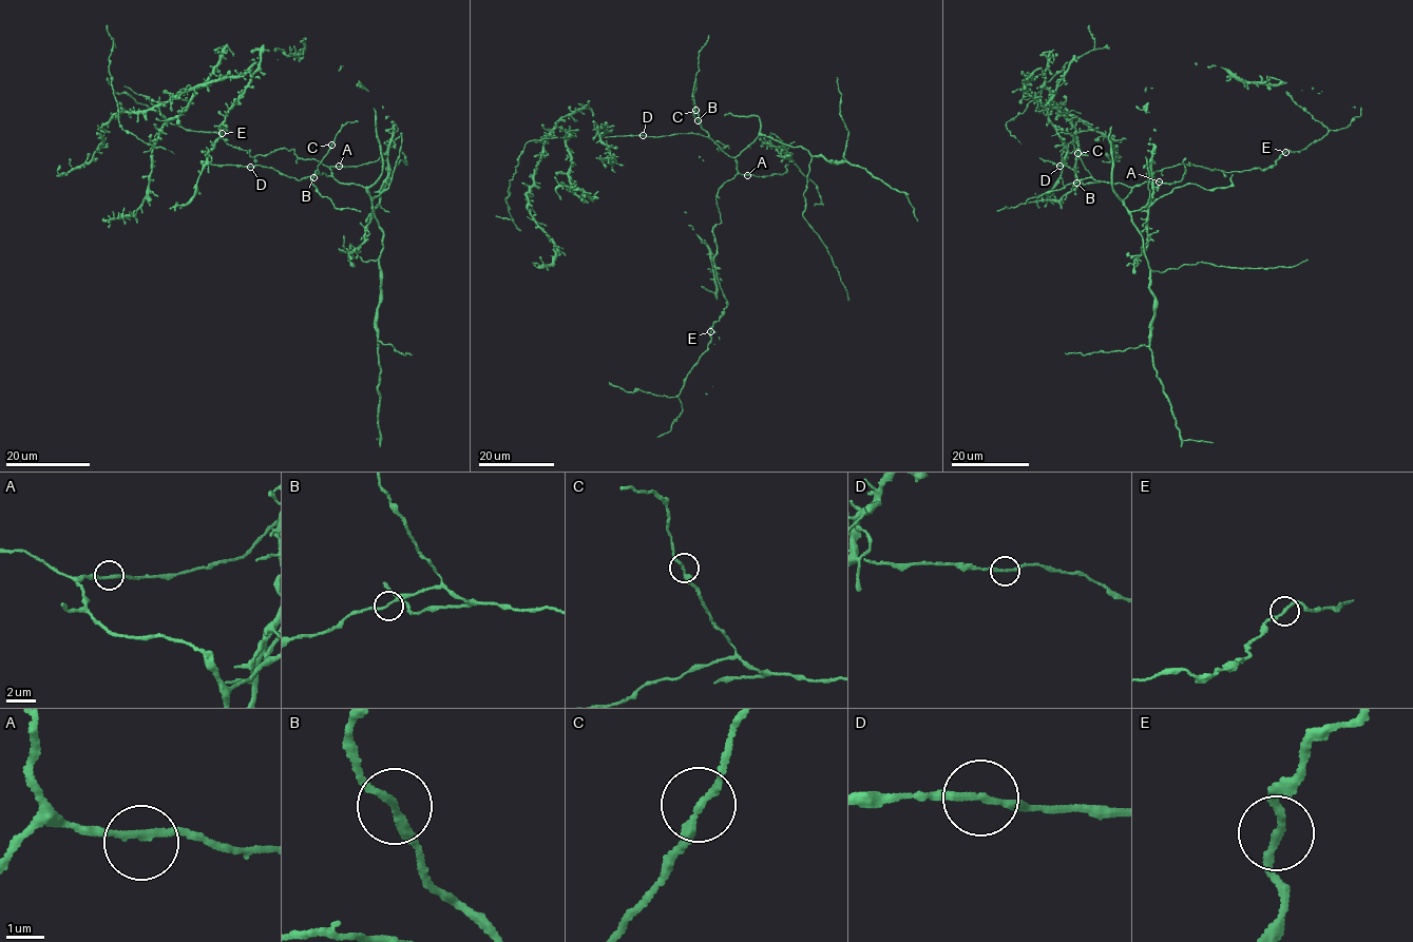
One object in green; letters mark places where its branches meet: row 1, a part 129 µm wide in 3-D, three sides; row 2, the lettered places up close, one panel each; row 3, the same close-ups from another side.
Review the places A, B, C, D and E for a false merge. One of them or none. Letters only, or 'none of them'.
none of them

